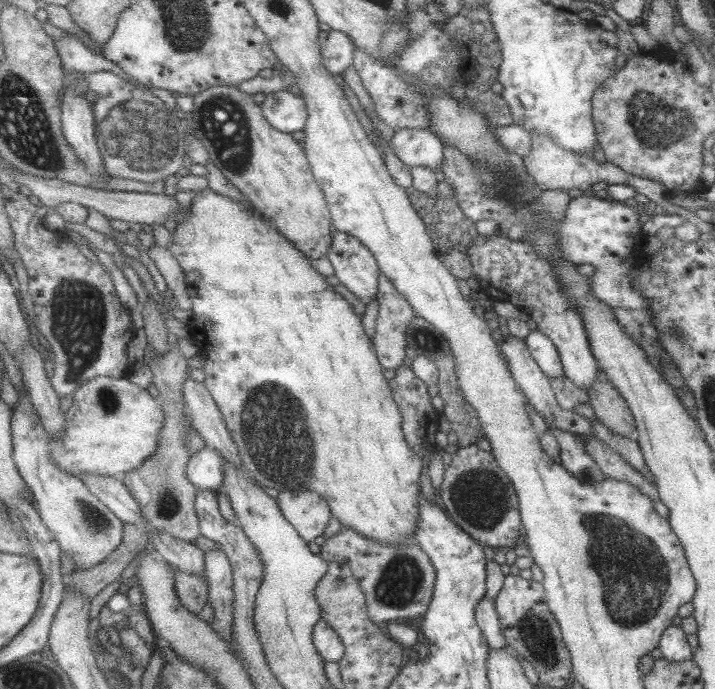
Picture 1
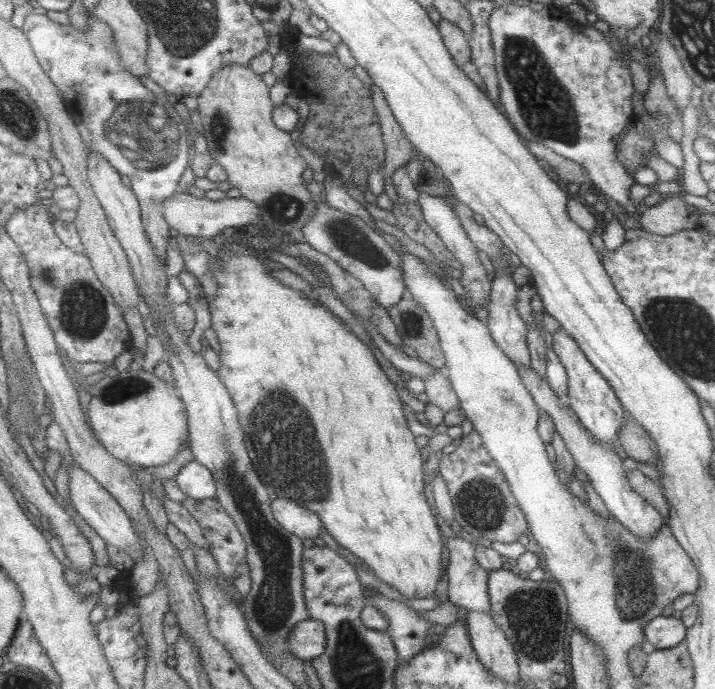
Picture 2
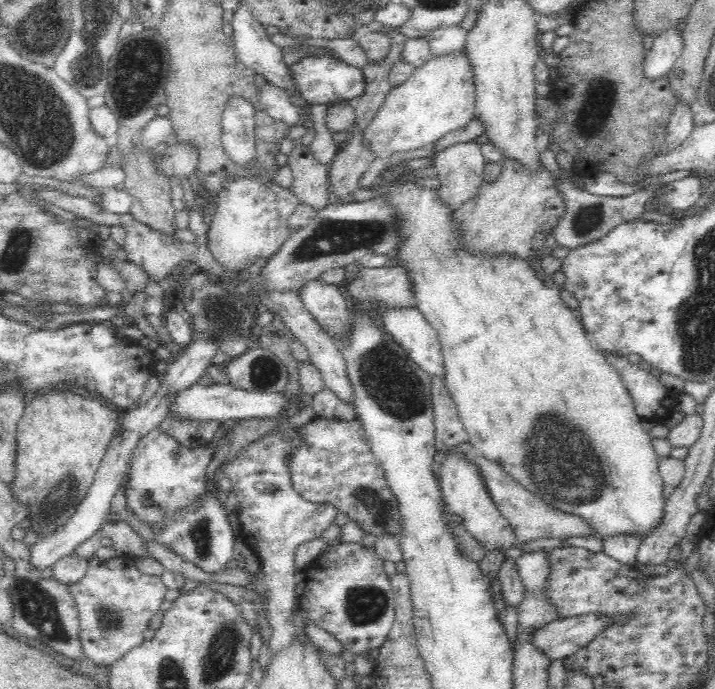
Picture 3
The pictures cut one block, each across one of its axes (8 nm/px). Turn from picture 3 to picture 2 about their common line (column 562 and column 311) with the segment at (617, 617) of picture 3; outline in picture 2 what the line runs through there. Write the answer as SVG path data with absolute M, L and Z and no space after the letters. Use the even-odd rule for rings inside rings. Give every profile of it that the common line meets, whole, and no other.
M309 618L298 622L289 636L288 646L295 656L303 660L313 660L326 652L326 624Z

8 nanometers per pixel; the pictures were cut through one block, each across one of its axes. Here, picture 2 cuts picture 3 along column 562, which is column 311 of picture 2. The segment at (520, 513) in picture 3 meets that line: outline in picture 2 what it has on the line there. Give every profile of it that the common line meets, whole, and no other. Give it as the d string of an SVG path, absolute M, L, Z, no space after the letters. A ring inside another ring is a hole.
M289 498L275 499L272 502L275 518L301 538L317 538L323 530L322 518L313 510L291 501Z

